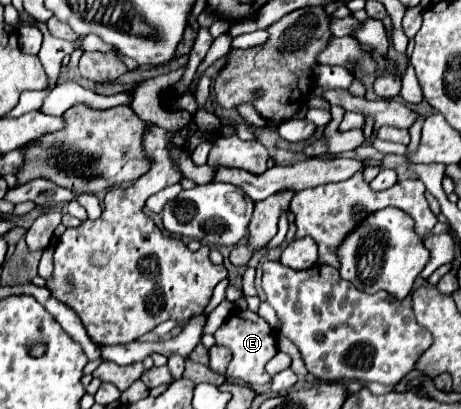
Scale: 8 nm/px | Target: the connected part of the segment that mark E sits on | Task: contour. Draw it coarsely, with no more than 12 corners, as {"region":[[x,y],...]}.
{"region":[[251,310],[231,312],[215,344],[231,350],[229,378],[267,384],[277,332]]}

